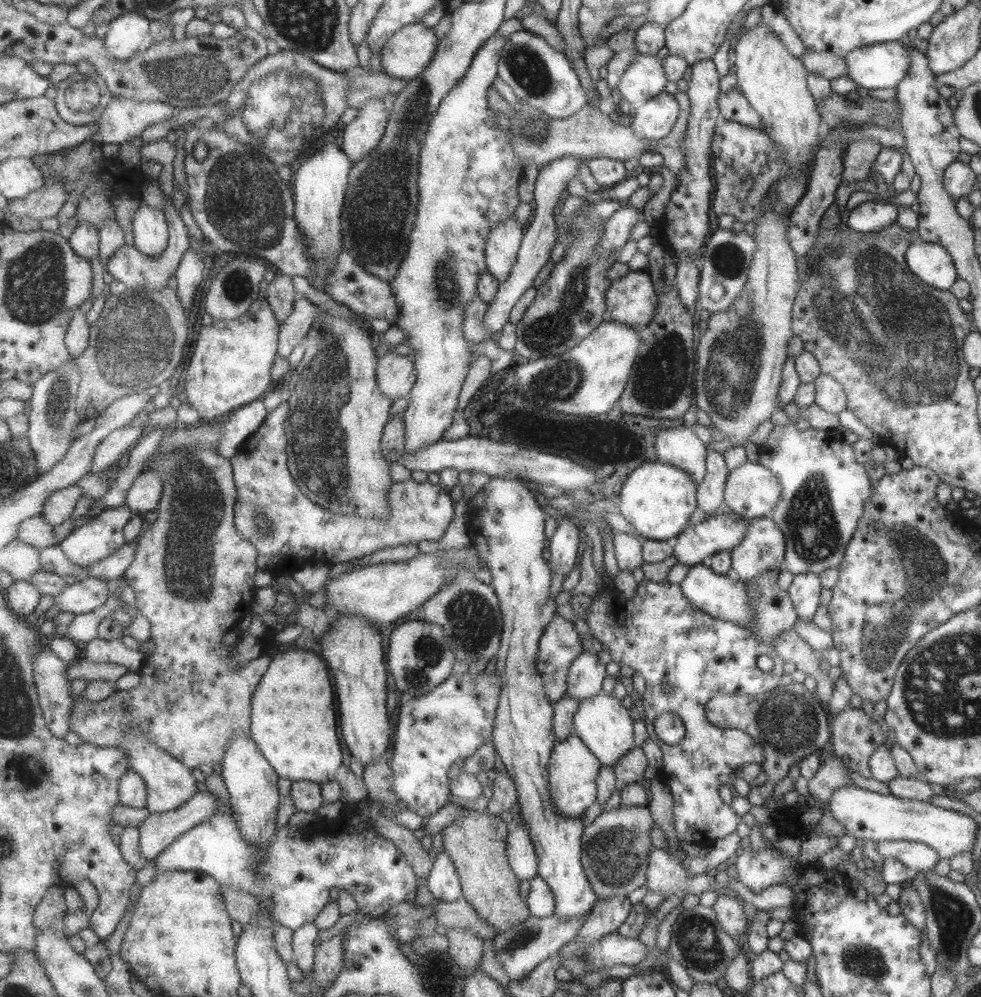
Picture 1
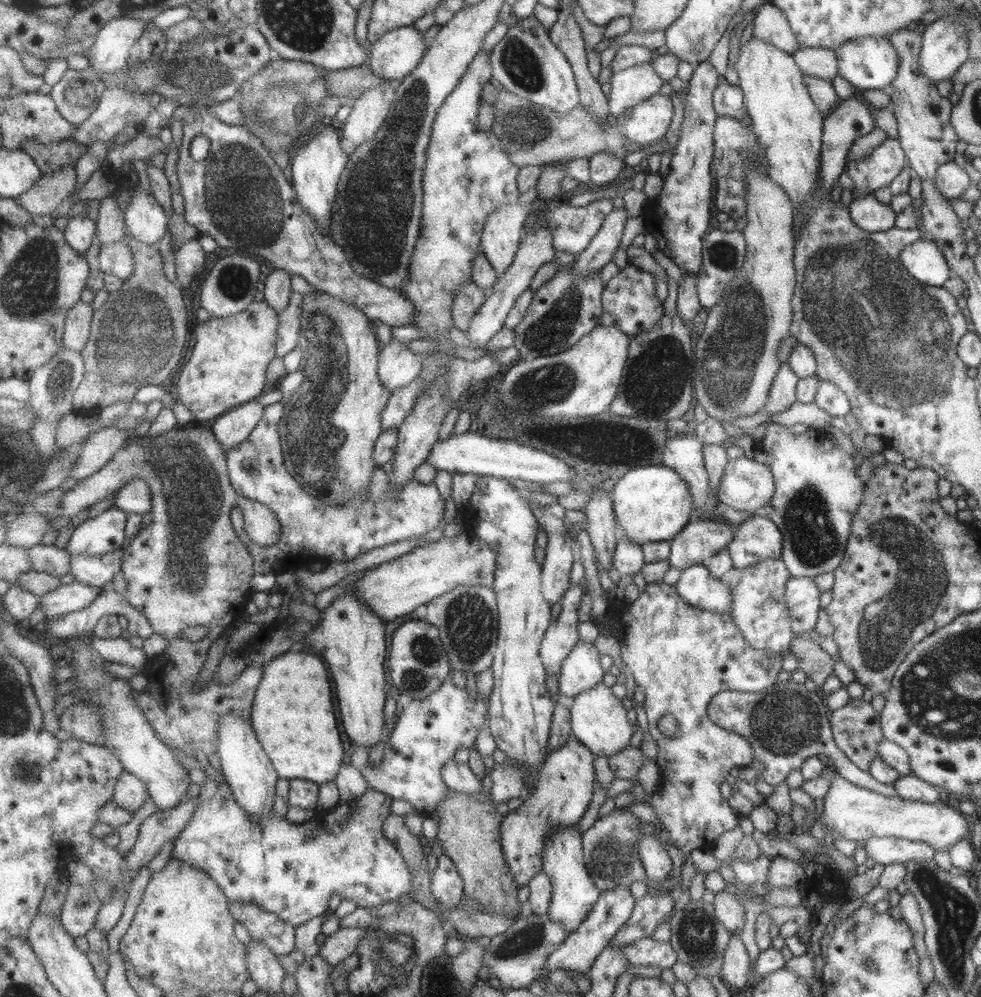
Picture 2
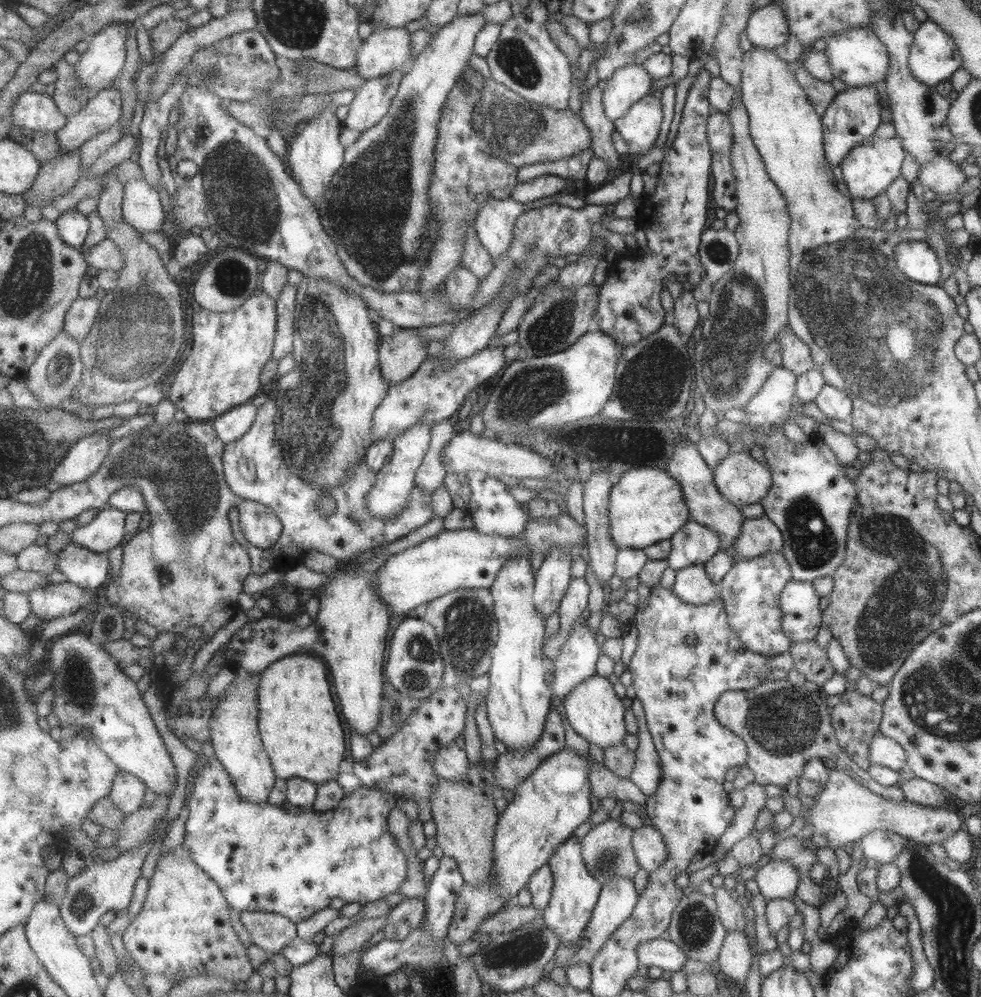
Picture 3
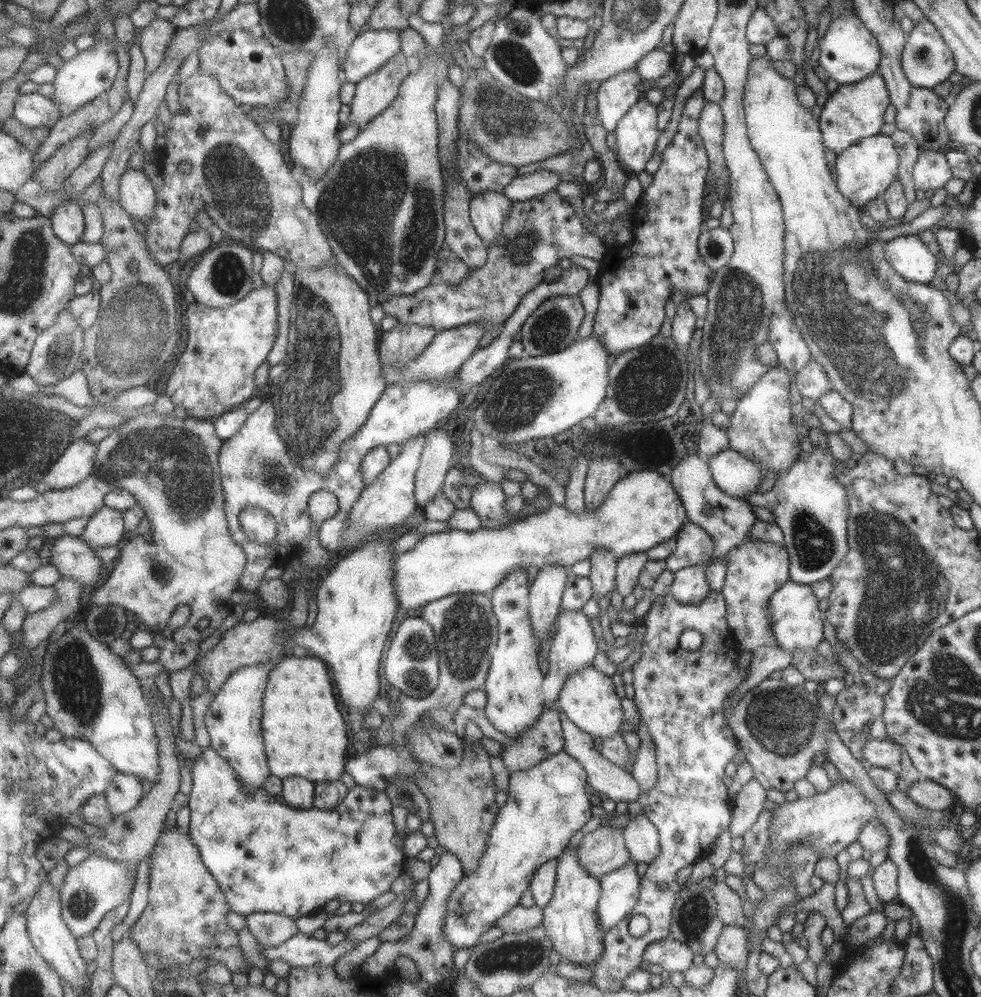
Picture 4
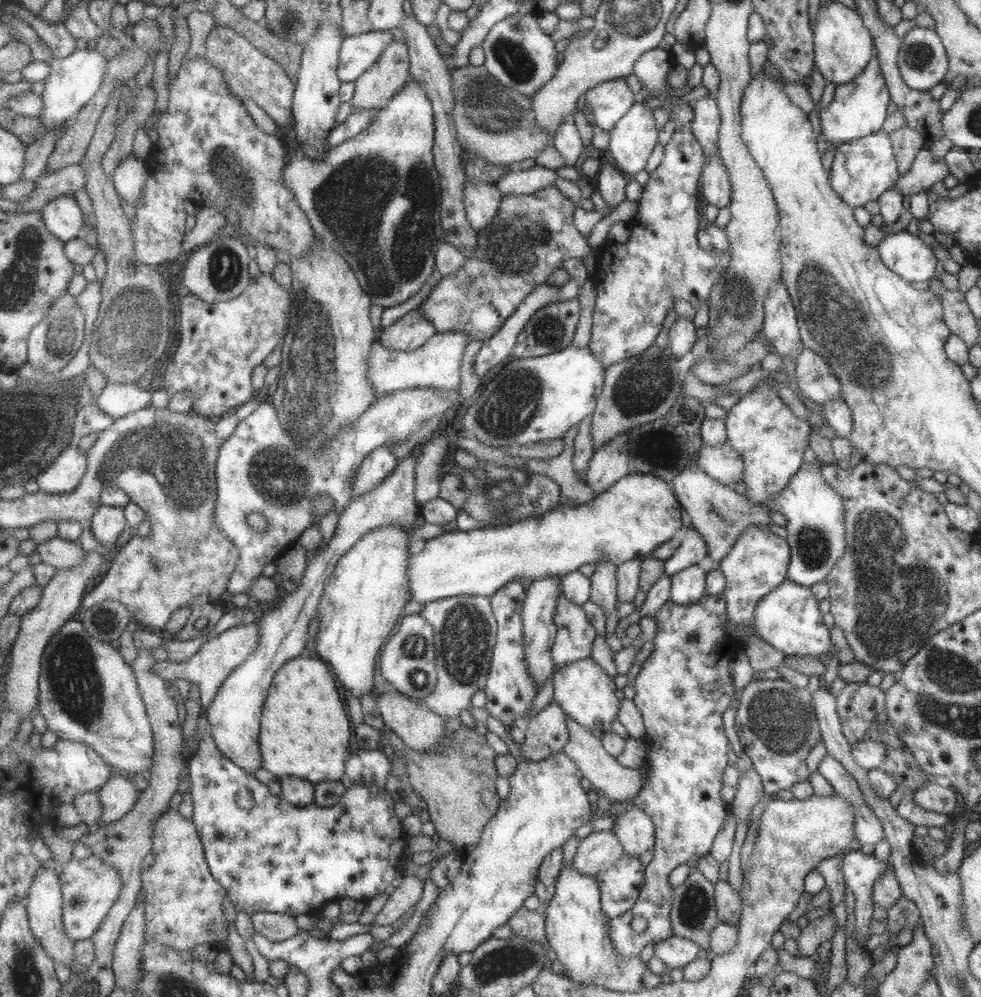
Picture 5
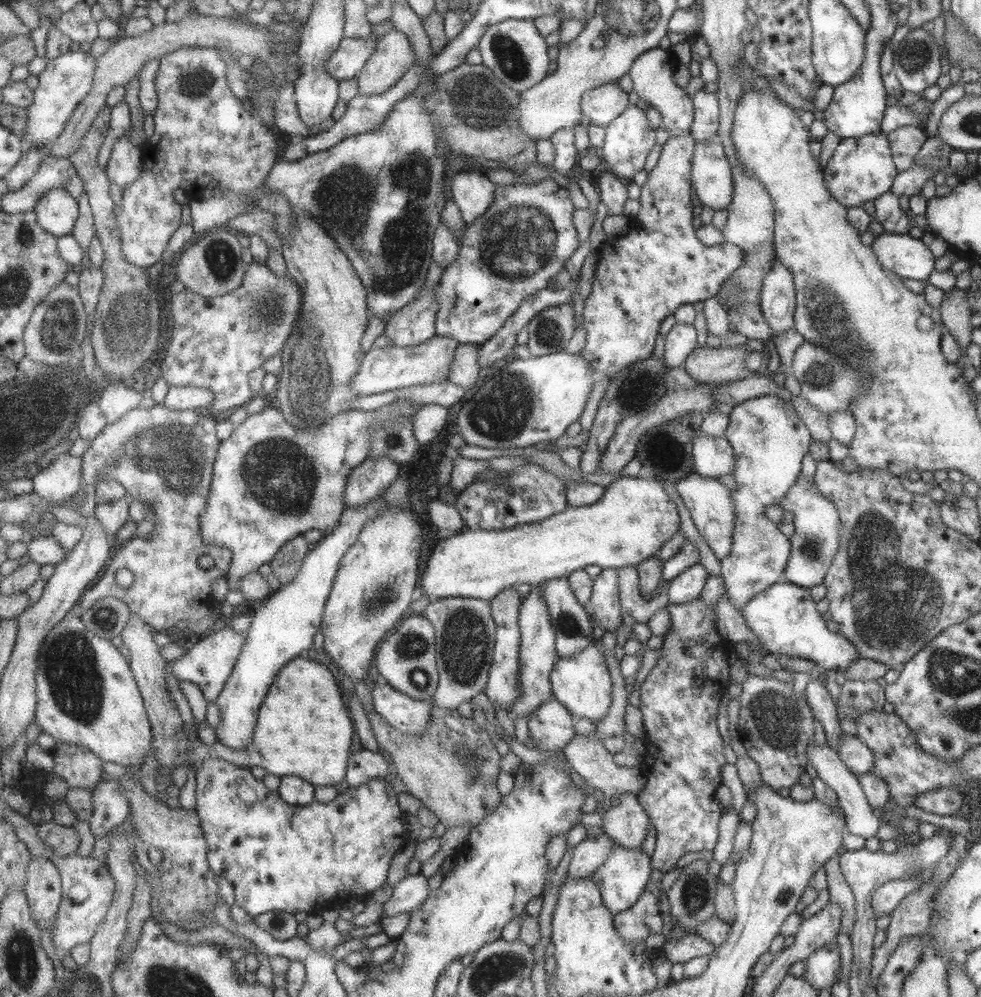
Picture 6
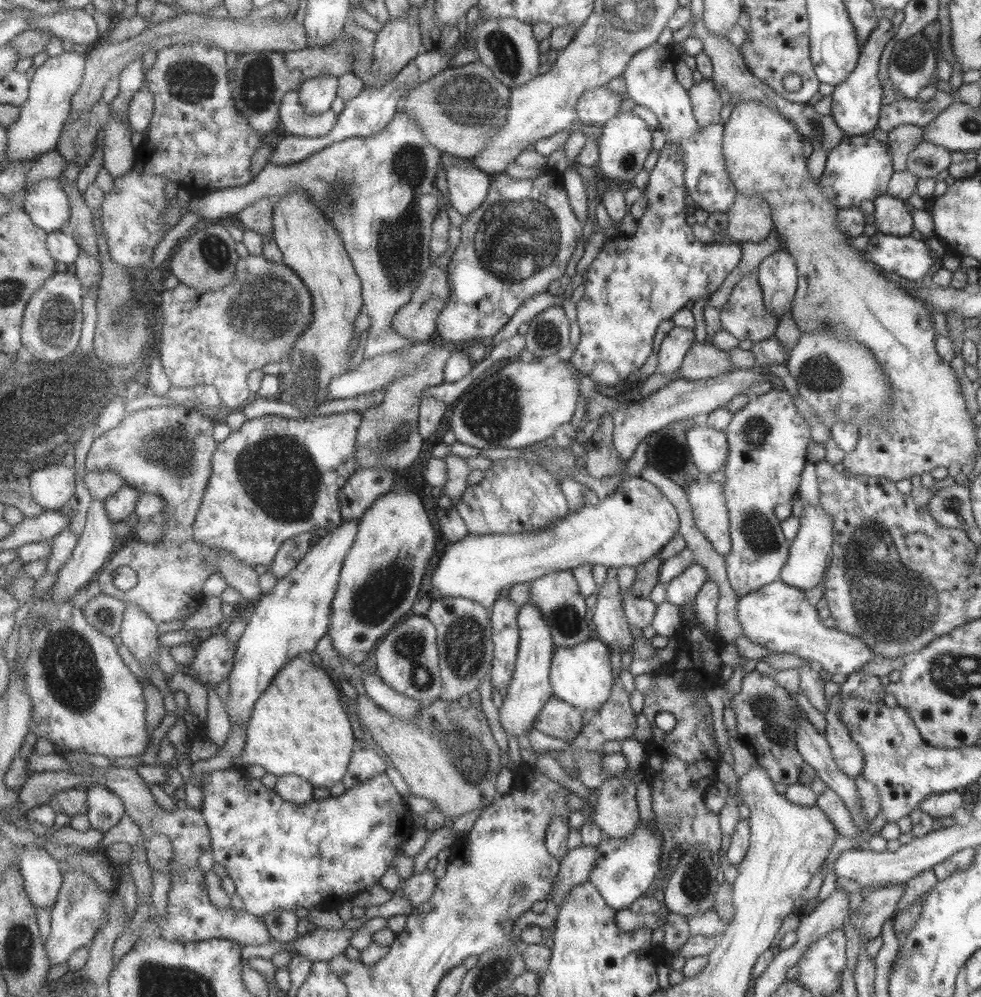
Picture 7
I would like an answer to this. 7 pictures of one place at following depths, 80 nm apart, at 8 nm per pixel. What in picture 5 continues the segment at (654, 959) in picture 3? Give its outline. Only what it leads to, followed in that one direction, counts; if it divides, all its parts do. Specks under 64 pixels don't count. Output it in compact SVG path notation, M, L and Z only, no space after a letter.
M671 935L665 940L656 942L653 947L655 958L665 964L667 970L672 968L685 968L701 950L694 942Z

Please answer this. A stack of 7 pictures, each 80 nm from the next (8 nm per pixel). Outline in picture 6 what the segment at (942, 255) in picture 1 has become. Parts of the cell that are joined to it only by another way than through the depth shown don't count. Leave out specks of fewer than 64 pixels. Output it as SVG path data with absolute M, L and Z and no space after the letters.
M884 232L875 236L870 248L879 265L900 278L924 281L934 270L934 258L927 246L909 234Z

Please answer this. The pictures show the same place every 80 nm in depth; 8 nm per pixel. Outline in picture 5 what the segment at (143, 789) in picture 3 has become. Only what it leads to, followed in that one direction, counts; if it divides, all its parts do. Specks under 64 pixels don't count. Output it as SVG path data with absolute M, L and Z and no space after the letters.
M114 774L109 783L105 784L105 787L99 791L99 796L101 796L101 804L104 806L104 817L102 824L97 827L121 820L129 811L132 811L139 801L141 791L137 788L137 784L131 782L129 778L121 776L121 774Z

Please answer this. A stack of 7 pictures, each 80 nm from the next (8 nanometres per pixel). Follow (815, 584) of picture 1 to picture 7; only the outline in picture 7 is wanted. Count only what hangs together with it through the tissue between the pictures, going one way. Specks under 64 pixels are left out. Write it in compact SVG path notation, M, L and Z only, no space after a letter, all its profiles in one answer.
M779 578L753 592L739 596L736 617L742 628L742 636L749 638L751 642L757 642L757 644L764 646L768 652L789 653L807 661L815 660L821 665L822 674L825 677L832 674L845 674L847 676L853 671L857 671L859 666L874 656L872 650L856 636L825 627L817 615L816 607L807 602L804 591L785 584Z

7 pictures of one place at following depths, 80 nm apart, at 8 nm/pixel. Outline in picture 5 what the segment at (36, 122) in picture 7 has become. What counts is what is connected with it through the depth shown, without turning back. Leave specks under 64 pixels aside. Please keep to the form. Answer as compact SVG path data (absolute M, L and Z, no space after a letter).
M77 50L67 58L50 61L51 71L44 79L45 89L41 96L45 101L45 110L42 114L44 130L60 127L63 123L76 118L83 107L104 87L104 80L110 59L103 56L99 50Z

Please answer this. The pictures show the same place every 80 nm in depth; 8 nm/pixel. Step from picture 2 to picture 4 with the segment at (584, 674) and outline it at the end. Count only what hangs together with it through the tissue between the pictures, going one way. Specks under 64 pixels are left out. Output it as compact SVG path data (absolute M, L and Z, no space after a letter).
M561 610L555 622L558 624L558 629L547 653L549 668L541 685L544 704L550 700L551 702L557 701L563 683L566 682L568 676L574 674L576 670L582 670L590 664L593 665L593 657L597 654L595 636L591 631L590 620L581 611Z

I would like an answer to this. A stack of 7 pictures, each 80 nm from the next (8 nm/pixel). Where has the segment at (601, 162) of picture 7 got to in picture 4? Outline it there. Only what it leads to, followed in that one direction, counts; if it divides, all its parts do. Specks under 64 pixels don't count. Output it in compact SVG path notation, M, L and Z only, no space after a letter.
M640 97L617 122L615 154L625 171L637 174L653 155L660 132L656 127L657 107L646 97Z

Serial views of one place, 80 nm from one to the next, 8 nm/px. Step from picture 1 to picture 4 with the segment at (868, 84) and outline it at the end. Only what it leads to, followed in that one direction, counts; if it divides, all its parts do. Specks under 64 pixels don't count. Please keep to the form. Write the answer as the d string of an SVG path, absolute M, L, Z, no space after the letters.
M853 12L840 14L831 18L829 27L822 38L817 40L820 48L818 64L825 70L827 76L839 85L852 84L871 76L880 65L881 53L875 38L871 36L865 25Z

